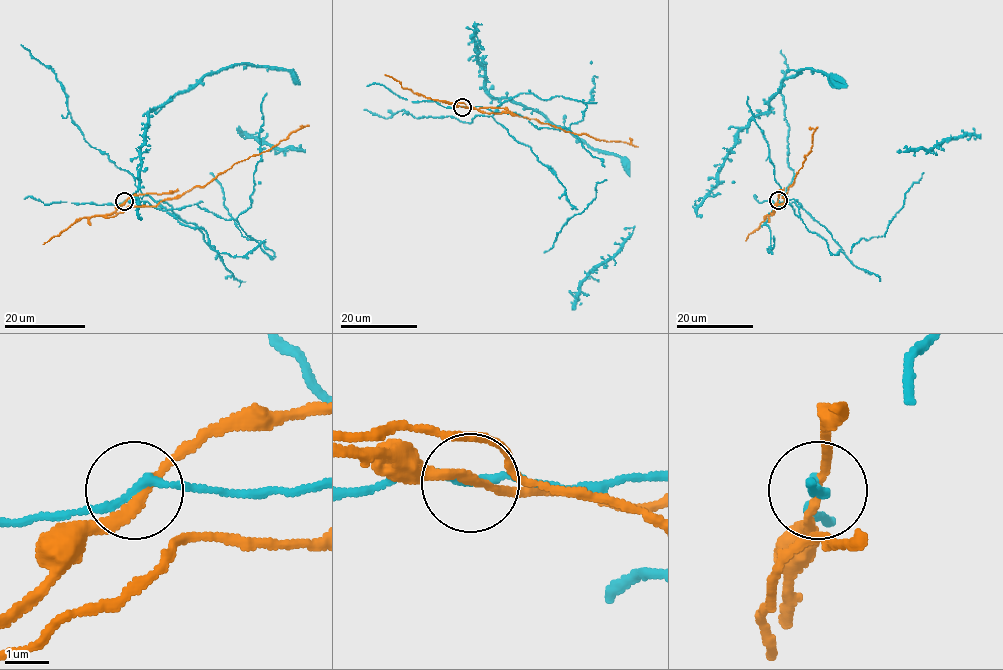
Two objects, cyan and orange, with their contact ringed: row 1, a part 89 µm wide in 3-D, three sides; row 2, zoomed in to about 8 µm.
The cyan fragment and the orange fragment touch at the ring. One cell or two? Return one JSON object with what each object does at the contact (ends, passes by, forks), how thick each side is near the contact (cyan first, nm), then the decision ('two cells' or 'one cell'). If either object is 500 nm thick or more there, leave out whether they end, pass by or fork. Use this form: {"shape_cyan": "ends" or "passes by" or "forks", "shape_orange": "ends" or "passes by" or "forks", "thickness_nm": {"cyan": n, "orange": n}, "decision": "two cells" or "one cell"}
{"shape_cyan": "passes by", "shape_orange": "forks", "thickness_nm": {"cyan": 170, "orange": 160}, "decision": "two cells"}

